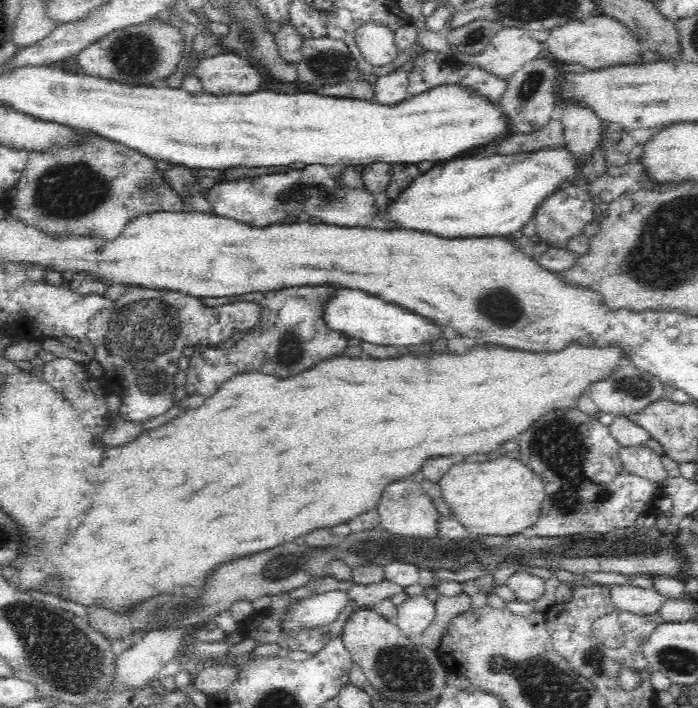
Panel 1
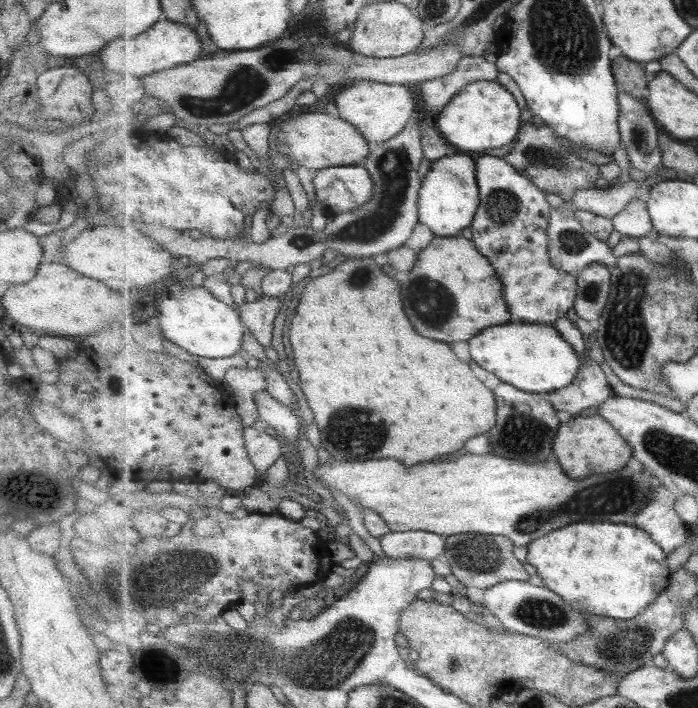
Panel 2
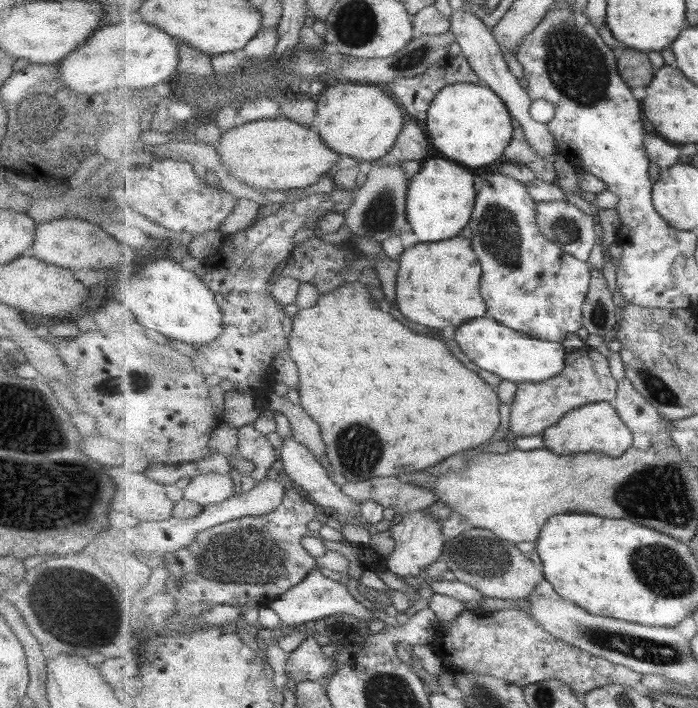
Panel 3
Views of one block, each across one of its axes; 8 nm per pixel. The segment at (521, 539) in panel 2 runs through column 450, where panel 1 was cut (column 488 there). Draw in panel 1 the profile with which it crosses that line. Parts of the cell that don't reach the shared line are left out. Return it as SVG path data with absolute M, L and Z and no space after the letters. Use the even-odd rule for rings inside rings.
M490 457L483 461L468 460L453 465L442 477L440 483L442 499L450 506L455 520L458 520L469 532L482 537L506 537L522 535L522 531L538 523L542 513L542 504L546 499L546 488L542 480L522 462L512 458Z

